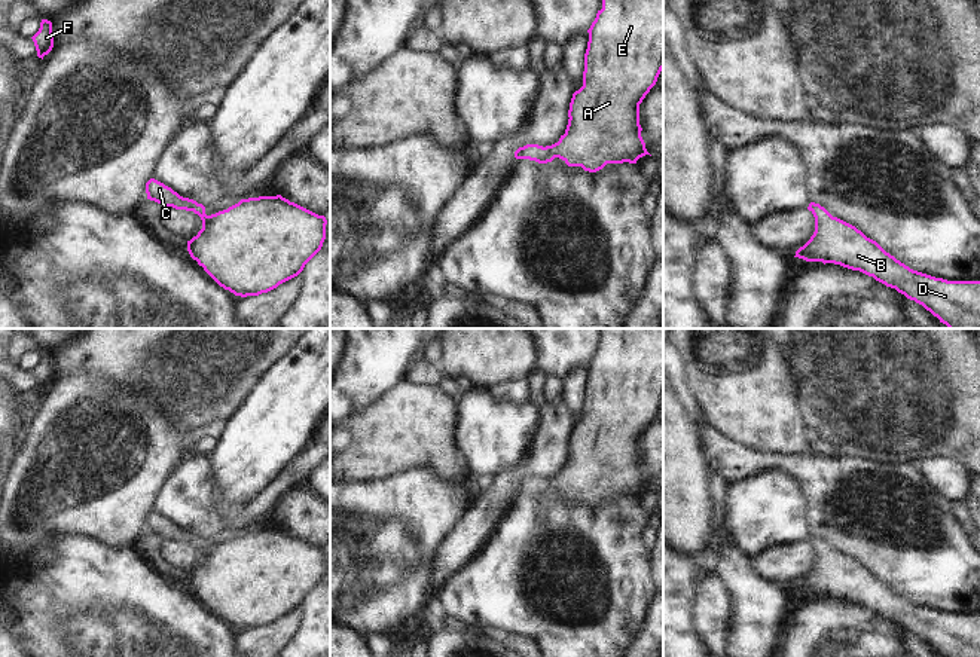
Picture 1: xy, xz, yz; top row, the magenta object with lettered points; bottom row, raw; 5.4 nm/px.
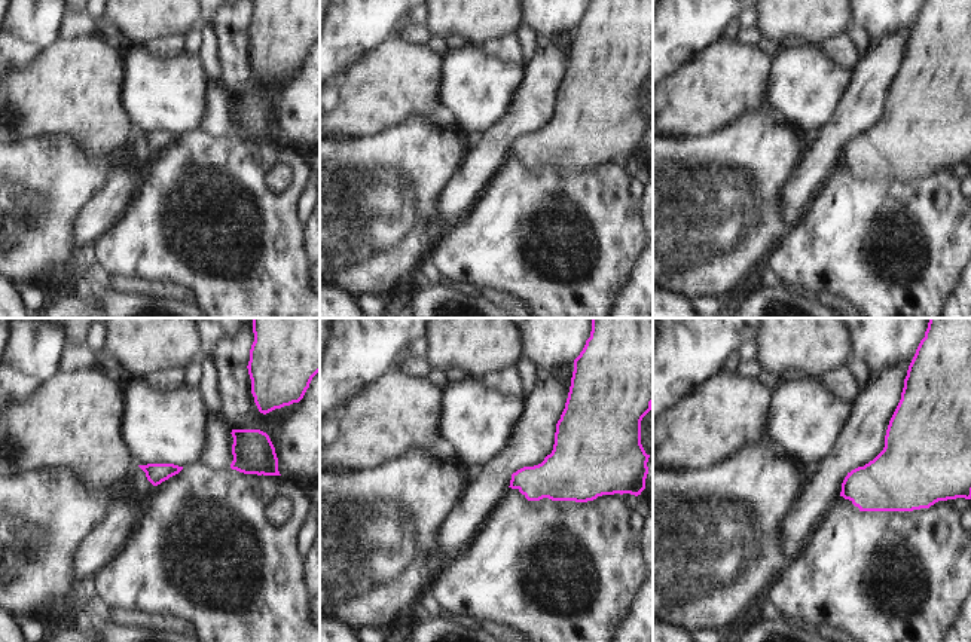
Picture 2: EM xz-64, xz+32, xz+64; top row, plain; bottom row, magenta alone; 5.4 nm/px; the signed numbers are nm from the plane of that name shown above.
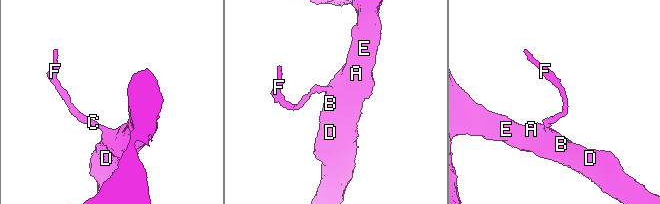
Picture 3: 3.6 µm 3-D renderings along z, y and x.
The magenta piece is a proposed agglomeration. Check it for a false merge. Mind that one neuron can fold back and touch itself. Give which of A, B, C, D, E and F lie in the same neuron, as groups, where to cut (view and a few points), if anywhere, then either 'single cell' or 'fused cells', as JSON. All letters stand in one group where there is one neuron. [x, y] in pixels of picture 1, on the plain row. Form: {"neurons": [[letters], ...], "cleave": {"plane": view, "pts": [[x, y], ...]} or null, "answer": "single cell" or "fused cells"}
{"neurons": [["A", "B", "C", "D", "E", "F"]], "cleave": null, "answer": "single cell"}

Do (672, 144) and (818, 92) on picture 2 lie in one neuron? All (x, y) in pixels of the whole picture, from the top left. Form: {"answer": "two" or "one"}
{"answer": "two"}

